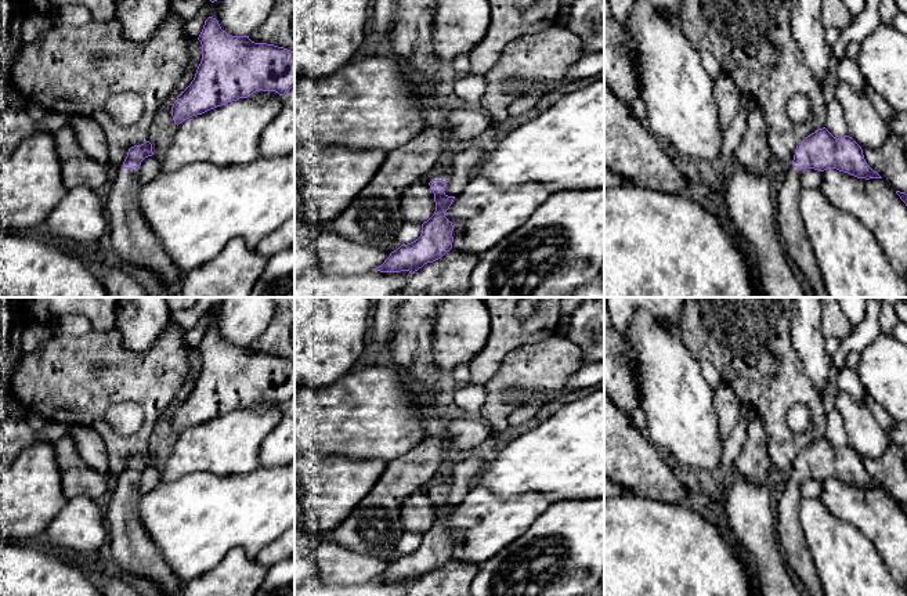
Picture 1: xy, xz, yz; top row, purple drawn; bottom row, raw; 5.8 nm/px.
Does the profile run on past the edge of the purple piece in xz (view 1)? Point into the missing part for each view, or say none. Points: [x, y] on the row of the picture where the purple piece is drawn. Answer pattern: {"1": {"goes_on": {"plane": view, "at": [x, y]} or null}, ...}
{"1": {"goes_on": {"plane": "xz", "at": [444, 174]}}}

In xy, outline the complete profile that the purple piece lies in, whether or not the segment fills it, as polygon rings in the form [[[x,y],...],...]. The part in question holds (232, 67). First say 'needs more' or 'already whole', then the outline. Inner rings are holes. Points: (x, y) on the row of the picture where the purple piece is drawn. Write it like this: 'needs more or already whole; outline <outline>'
already whole; outline [[[213,17],[205,21],[198,40],[202,44],[202,61],[191,84],[181,91],[171,106],[177,126],[192,116],[247,98],[256,91],[275,91],[283,95],[294,86],[294,53],[288,48],[254,43],[249,36],[231,36]]]

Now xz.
needs more; outline [[[442,169],[429,183],[434,194],[436,212],[422,224],[420,236],[408,243],[401,245],[391,252],[382,266],[376,270],[380,272],[415,272],[427,263],[441,259],[452,249],[452,223],[445,217],[445,212],[452,205],[455,196],[448,196],[444,191],[451,177],[449,169]]]

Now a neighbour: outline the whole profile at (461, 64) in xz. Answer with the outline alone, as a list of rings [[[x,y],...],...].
[[[459,55],[451,62],[452,68],[455,69],[456,73],[462,75],[470,75],[471,68],[469,64],[469,57],[467,55]]]

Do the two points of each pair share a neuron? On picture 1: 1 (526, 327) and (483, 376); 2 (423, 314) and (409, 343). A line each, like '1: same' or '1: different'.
1: same
2: same

